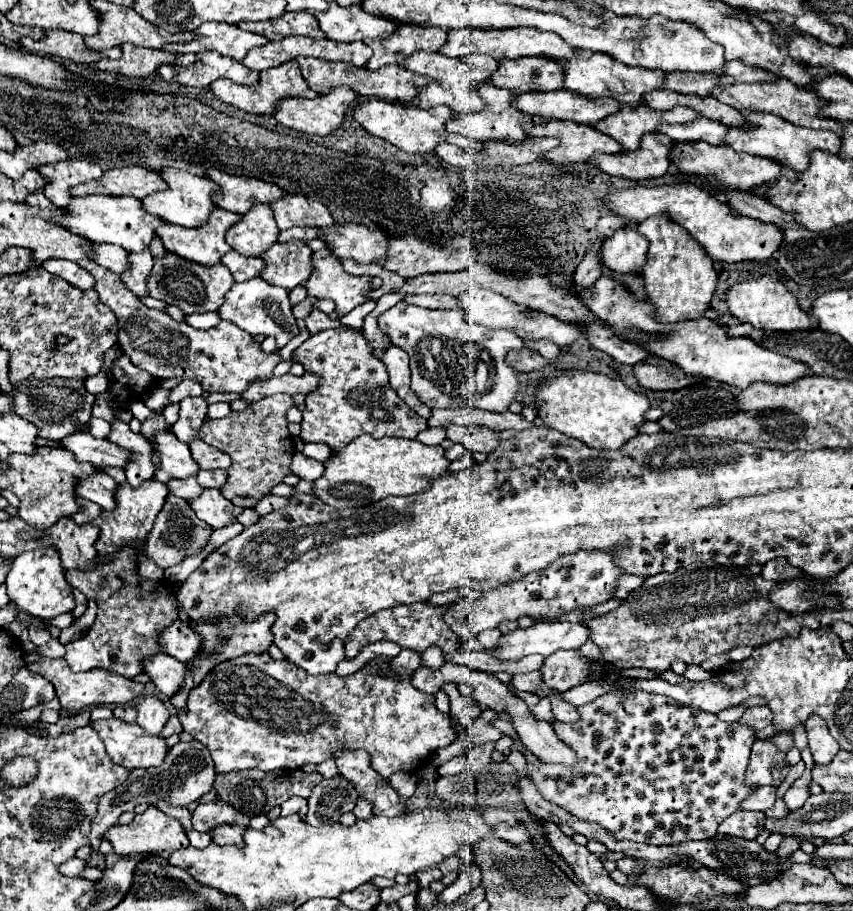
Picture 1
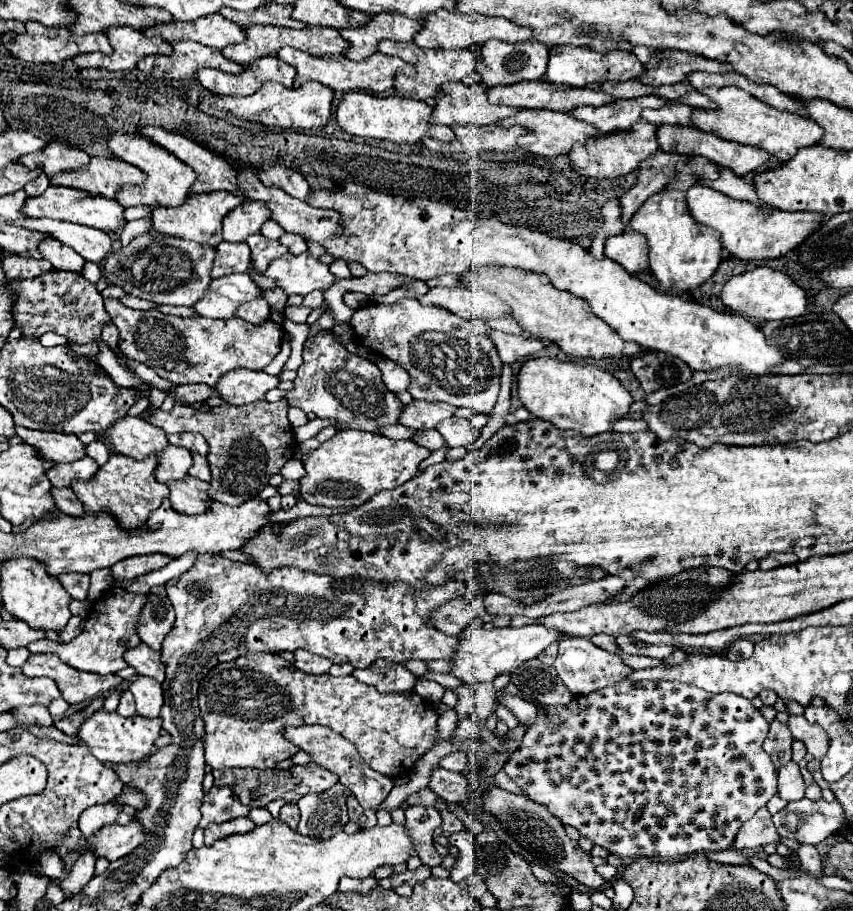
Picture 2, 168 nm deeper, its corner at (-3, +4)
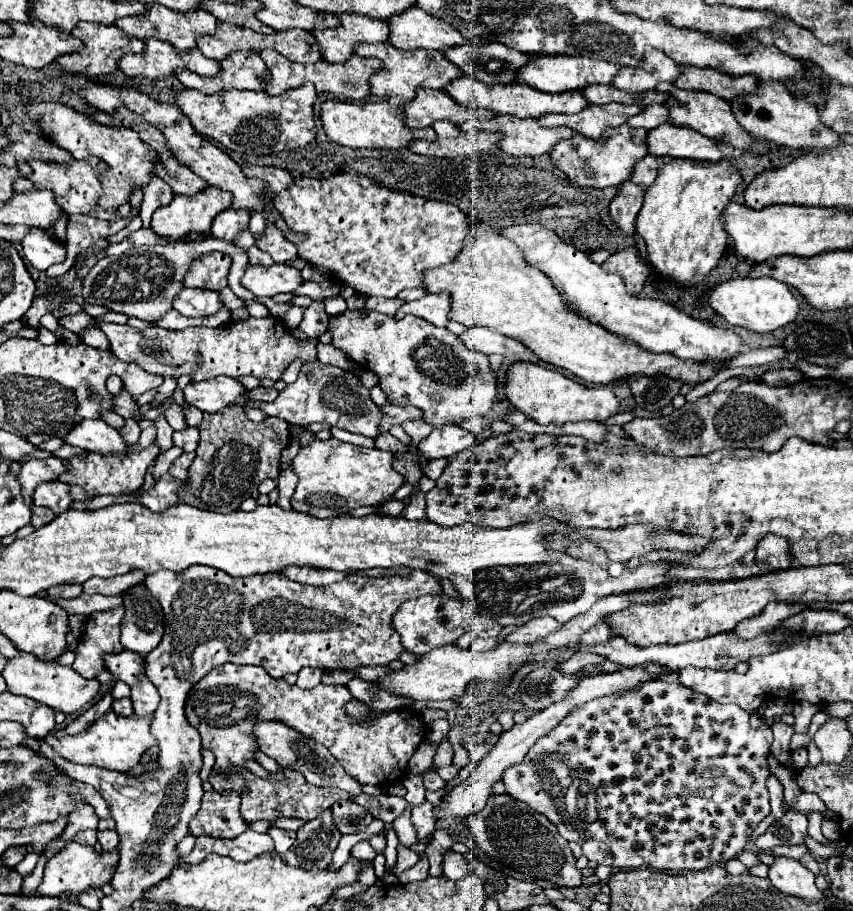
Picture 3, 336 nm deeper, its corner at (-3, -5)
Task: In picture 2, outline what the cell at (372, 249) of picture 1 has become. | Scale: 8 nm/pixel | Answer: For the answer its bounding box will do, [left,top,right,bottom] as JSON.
[238,164,344,244]

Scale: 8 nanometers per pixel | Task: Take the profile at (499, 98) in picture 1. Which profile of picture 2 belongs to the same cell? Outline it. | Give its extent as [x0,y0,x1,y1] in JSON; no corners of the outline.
[430,82,518,126]

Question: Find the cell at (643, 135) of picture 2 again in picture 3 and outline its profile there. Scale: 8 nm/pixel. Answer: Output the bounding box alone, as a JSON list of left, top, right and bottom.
[550,125,648,187]

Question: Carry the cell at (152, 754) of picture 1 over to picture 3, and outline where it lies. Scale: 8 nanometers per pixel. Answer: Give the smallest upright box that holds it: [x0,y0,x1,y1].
[44,709,156,773]

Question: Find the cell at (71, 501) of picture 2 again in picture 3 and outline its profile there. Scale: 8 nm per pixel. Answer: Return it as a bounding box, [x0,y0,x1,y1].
[34,481,70,515]

